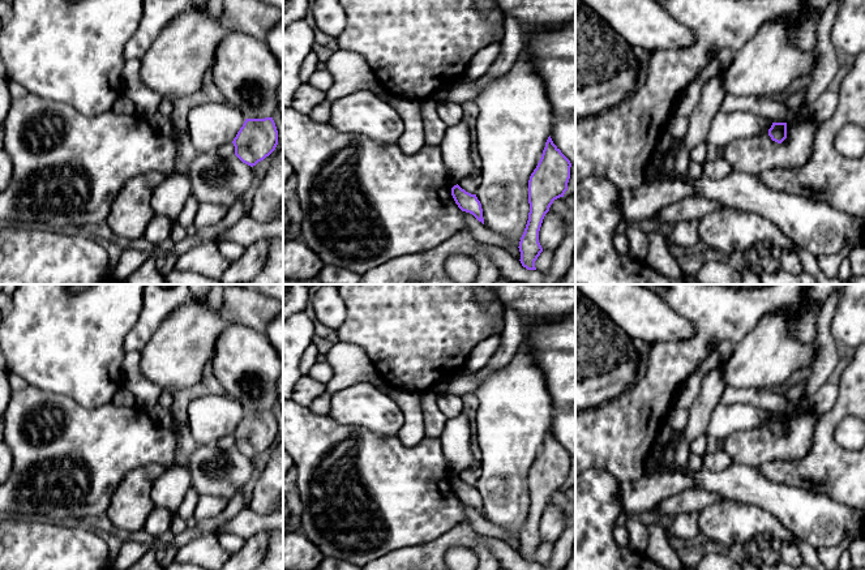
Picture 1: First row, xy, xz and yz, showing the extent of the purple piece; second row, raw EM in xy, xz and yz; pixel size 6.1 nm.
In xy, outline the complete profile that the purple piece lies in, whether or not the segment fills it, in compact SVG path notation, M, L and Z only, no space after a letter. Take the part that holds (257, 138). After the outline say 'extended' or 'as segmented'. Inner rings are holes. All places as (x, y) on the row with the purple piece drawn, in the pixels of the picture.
M273 117L245 119L232 141L235 155L253 167L269 157L278 145L278 130Z; as segmented

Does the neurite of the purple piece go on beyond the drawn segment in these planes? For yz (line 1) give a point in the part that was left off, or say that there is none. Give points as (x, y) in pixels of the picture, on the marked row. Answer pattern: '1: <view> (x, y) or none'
1: none

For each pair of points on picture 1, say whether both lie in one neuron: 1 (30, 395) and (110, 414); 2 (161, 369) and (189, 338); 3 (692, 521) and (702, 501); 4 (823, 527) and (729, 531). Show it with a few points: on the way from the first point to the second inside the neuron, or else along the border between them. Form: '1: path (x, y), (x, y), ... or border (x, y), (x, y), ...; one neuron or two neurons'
1: path (50, 399), (60, 403), (73, 416), (90, 416); one neuron
2: path (168, 361), (183, 346); one neuron
3: border (698, 511), (682, 511), (672, 518); two neurons
4: border (762, 510), (773, 514), (795, 536); two neurons

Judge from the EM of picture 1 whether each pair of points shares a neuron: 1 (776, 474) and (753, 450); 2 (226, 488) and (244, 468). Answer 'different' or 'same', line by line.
1: different
2: same

